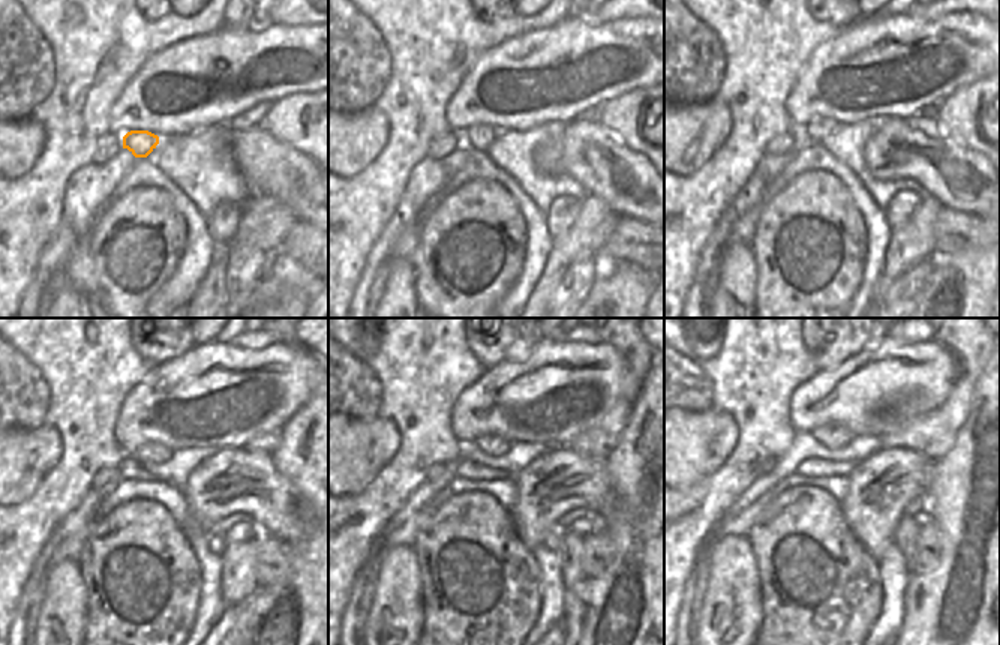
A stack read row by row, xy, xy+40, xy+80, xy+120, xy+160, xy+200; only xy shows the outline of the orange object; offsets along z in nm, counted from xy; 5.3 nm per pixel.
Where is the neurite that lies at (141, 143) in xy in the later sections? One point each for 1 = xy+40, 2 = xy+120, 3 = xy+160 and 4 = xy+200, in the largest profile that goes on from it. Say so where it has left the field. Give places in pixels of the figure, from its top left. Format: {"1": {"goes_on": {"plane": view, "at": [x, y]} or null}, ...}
{"1": {"goes_on": {"plane": "xy+40", "at": [480, 137]}}, "2": {"goes_on": {"plane": "xy+120", "at": [150, 453]}}, "3": {"goes_on": {"plane": "xy+160", "at": [491, 444]}}, "4": {"goes_on": {"plane": "xy+200", "at": [831, 435]}}}

